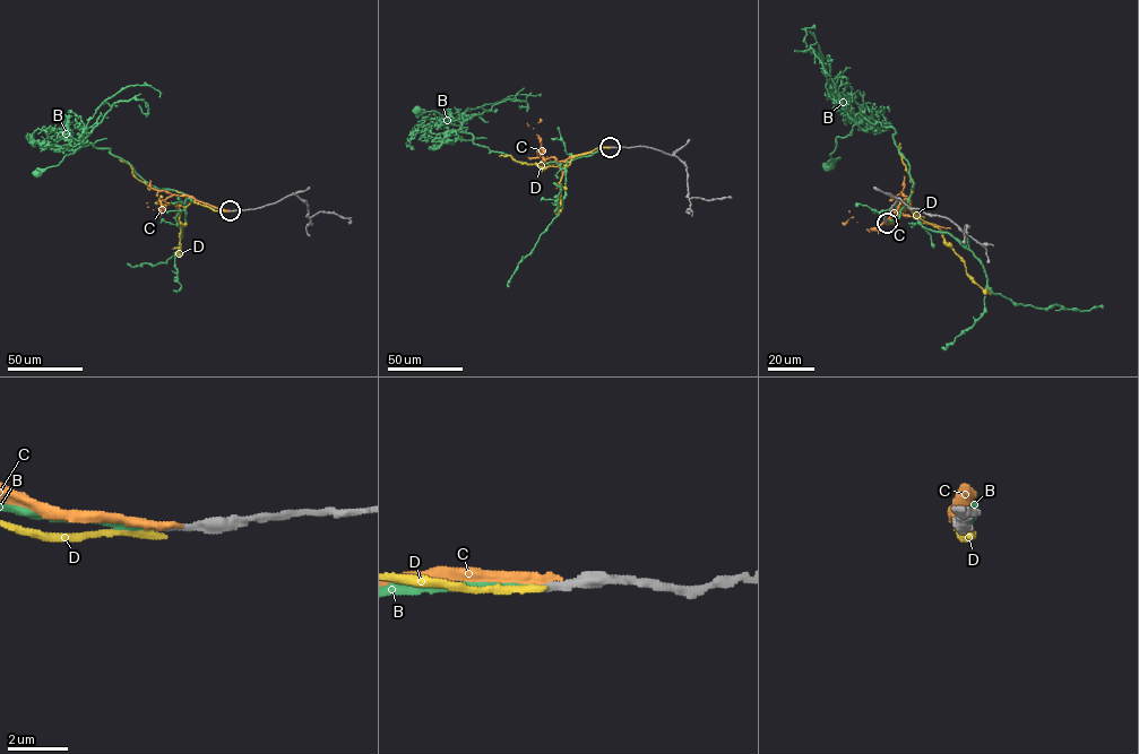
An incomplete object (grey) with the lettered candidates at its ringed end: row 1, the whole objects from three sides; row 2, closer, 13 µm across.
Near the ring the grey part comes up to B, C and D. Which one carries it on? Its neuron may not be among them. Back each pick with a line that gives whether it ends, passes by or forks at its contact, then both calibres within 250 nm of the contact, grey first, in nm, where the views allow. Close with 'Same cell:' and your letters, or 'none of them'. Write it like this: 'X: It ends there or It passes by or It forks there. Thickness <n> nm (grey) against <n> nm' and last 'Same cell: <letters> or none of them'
B: It ends there. Thickness 240 nm (grey) against 240 nm
Same cell: B

